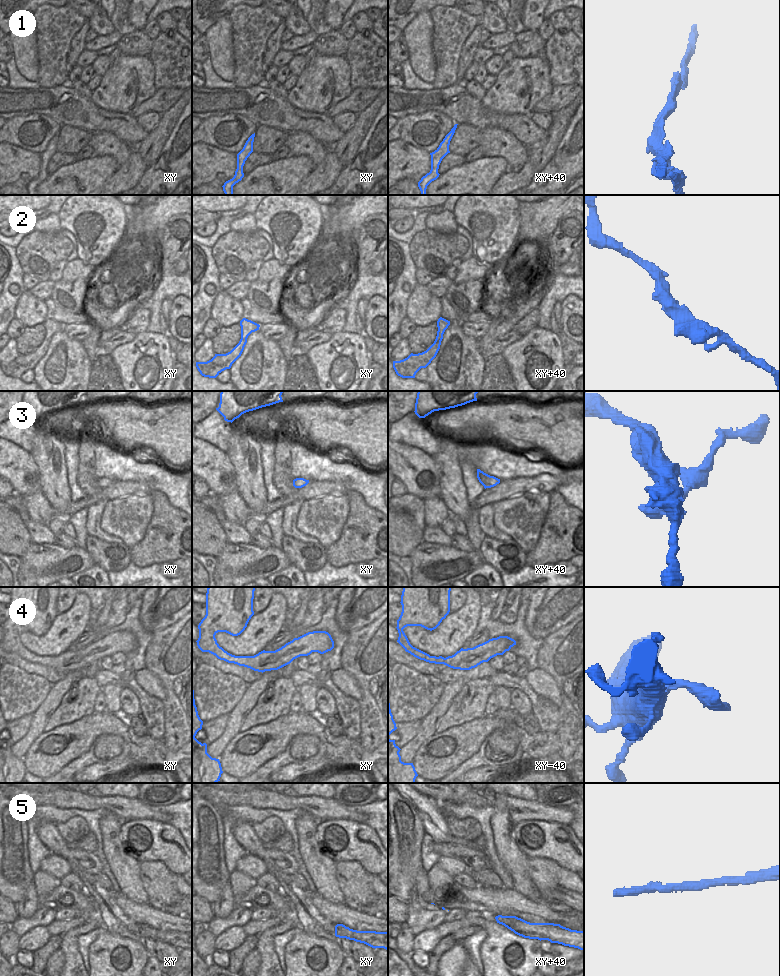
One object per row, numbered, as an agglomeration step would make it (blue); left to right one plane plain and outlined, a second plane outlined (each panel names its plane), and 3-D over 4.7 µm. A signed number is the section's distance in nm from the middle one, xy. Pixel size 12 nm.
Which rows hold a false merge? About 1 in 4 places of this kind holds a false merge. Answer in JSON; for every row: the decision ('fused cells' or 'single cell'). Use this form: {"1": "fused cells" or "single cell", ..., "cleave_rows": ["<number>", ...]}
{"1": "fused cells", "2": "single cell", "3": "single cell", "4": "single cell", "5": "single cell", "cleave_rows": ["1"]}

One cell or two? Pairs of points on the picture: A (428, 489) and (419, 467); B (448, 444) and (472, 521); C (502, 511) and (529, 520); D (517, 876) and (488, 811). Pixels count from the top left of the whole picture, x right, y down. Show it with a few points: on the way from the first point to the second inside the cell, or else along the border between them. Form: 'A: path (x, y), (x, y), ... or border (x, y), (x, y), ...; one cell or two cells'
A: path (426, 484), (421, 479), (419, 472); one cell
B: border (472, 509), (464, 521); two cells
C: path (509, 515), (522, 517); one cell
D: border (491, 804), (494, 840); two cells

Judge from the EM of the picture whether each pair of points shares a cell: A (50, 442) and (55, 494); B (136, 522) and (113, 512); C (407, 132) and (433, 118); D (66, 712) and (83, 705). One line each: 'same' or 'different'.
A: same
B: same
C: same
D: same

